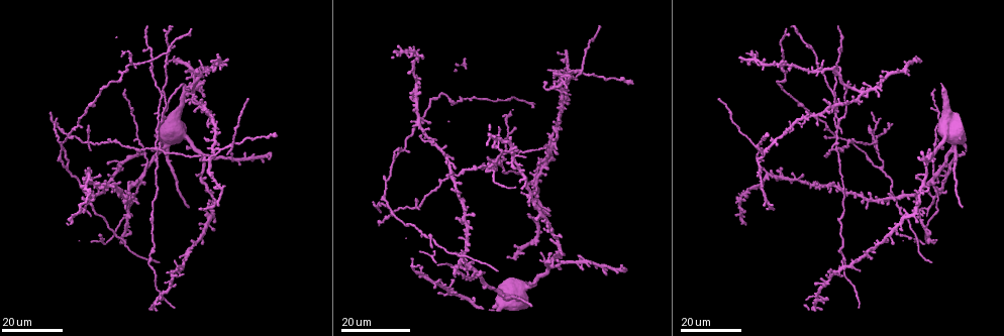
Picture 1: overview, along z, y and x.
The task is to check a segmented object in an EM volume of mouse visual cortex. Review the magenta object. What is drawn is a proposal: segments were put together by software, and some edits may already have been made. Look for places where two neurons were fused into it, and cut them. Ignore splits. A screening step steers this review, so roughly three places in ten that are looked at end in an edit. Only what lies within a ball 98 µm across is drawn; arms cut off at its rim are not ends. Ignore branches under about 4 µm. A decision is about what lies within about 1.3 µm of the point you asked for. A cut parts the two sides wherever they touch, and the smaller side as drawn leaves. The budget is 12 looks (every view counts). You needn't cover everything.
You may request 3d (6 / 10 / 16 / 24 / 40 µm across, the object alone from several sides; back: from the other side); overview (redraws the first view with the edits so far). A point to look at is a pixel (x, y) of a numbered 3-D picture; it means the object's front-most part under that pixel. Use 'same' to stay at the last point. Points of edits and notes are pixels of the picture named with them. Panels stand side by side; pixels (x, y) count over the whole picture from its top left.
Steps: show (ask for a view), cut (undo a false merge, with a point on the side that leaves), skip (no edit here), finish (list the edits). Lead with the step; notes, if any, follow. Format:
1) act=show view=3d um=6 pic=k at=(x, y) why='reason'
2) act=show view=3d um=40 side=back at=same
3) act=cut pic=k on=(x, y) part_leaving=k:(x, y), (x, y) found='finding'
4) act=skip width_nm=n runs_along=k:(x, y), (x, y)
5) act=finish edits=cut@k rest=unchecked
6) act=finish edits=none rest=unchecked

act=show view=3d um=24 pic=1 at=(838, 125)

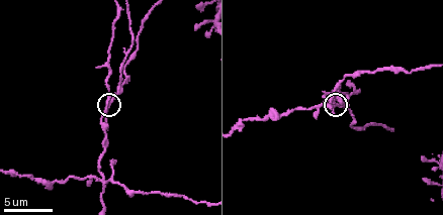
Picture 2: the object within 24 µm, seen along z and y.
act=show view=3d um=10 pic=2 at=(106, 110)

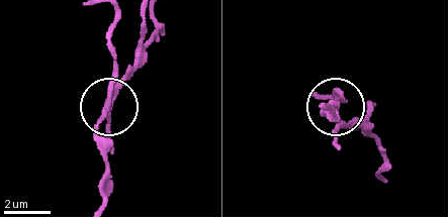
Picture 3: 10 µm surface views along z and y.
act=cut pic=3 on=(120, 82) side_arm_um=40 part_leaving=3:(104, 110), (136, 55), (146, 13) found='two neurons meet here'

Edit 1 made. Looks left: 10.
act=show view=3d um=24 pic=1 at=(153, 70) why='small branch off a trunk'

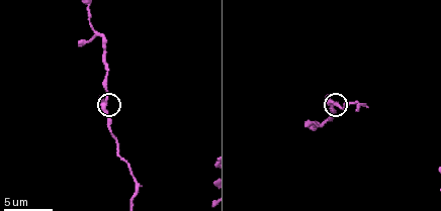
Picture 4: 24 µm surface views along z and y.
act=show view=3d um=6 pic=4 at=(107, 102)

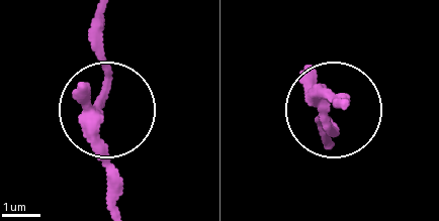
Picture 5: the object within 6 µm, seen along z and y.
act=skip width_nm=240 found='all the same neuron'

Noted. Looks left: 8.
act=show view=3d um=16 pic=1 at=(211, 157) why='four or more arms meet'

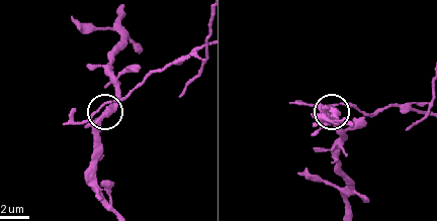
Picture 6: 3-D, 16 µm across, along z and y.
act=show view=3d um=10 pic=6 at=(96, 114)

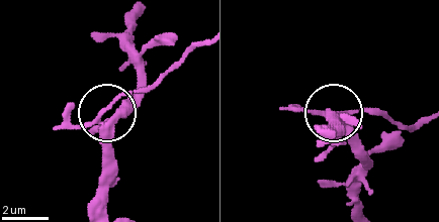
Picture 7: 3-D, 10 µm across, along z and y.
act=cut pic=7 on=(119, 94) width_nm=200 part_leaving=7:(100, 122), (118, 101), (159, 84), (199, 45) found='two neurons meet here'

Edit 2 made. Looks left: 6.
act=show view=overview why='see it whole again'

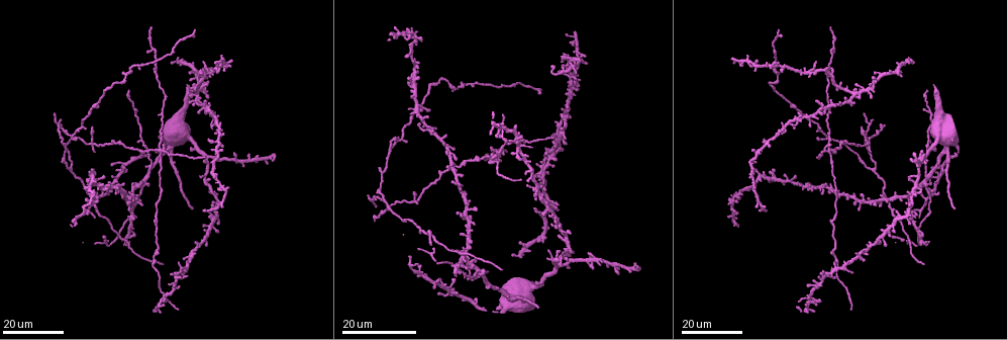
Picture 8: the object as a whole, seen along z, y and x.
act=show view=3d um=16 pic=8 at=(874, 170) why='branch point'

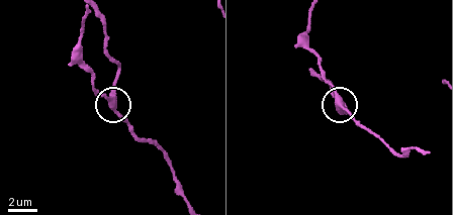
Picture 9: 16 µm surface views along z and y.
act=show view=3d um=6 pic=9 at=(109, 100)

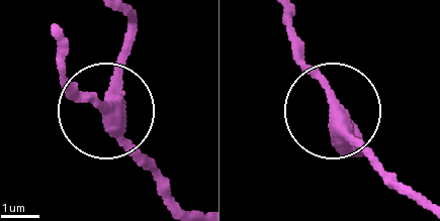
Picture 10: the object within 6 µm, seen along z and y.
act=skip side_arm_um=23 runs_along=10:(180, 201), (106, 114), (122, 39) found='continuous, no second neuron'

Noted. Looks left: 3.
act=show view=3d um=10 pic=2 at=(102, 180) why='looks like a crossing'

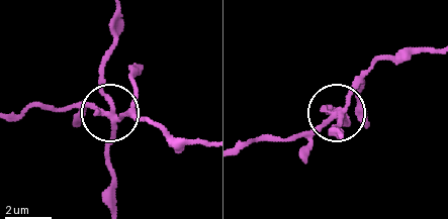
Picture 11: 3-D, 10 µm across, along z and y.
act=cut pic=11 on=(311, 128) arms=4 part_leaving=11:(340, 115), (284, 138), (244, 142) found='two neurons meet here'

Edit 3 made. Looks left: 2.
act=show view=3d um=16 pic=8 at=(777, 75) why='three-way junction'

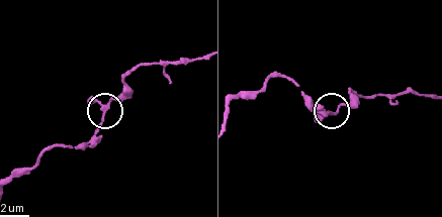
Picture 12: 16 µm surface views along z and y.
act=show view=3d um=6 pic=12 at=(103, 104)

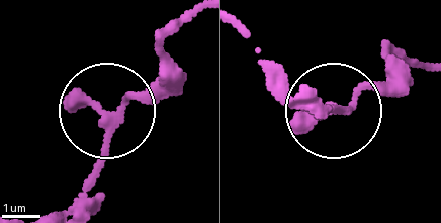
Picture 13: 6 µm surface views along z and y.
act=skip runs_along=13:(72, 206), (88, 187), (104, 119), (175, 74) found='one neuron here'

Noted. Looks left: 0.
act=finish edits=cut@3,cut@7,cut@11 rest=unchecked

